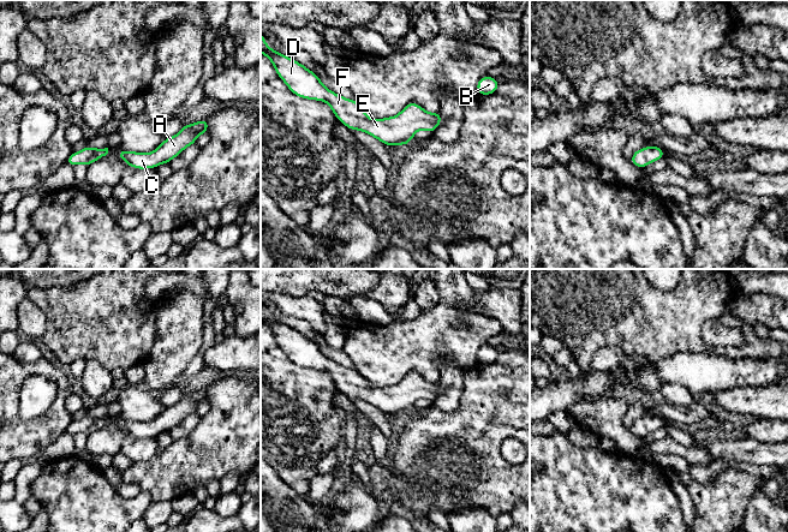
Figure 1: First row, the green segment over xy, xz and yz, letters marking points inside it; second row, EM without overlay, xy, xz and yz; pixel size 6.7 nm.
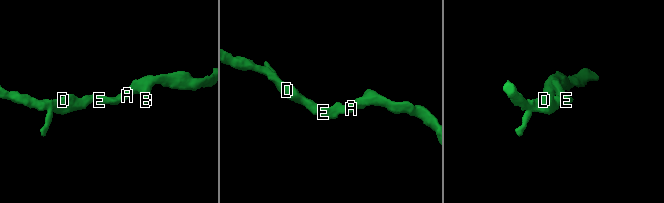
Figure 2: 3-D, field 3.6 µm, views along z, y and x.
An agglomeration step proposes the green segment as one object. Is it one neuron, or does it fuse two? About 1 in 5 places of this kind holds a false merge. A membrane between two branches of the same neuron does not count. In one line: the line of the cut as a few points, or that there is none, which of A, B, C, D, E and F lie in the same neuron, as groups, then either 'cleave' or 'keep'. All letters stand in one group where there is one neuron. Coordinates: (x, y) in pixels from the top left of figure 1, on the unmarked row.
no cut | A B C D E F | keep

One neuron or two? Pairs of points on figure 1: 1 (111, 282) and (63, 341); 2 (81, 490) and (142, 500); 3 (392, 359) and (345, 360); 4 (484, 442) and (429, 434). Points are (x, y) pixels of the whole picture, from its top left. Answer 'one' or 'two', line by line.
1: one
2: one
3: two
4: one

